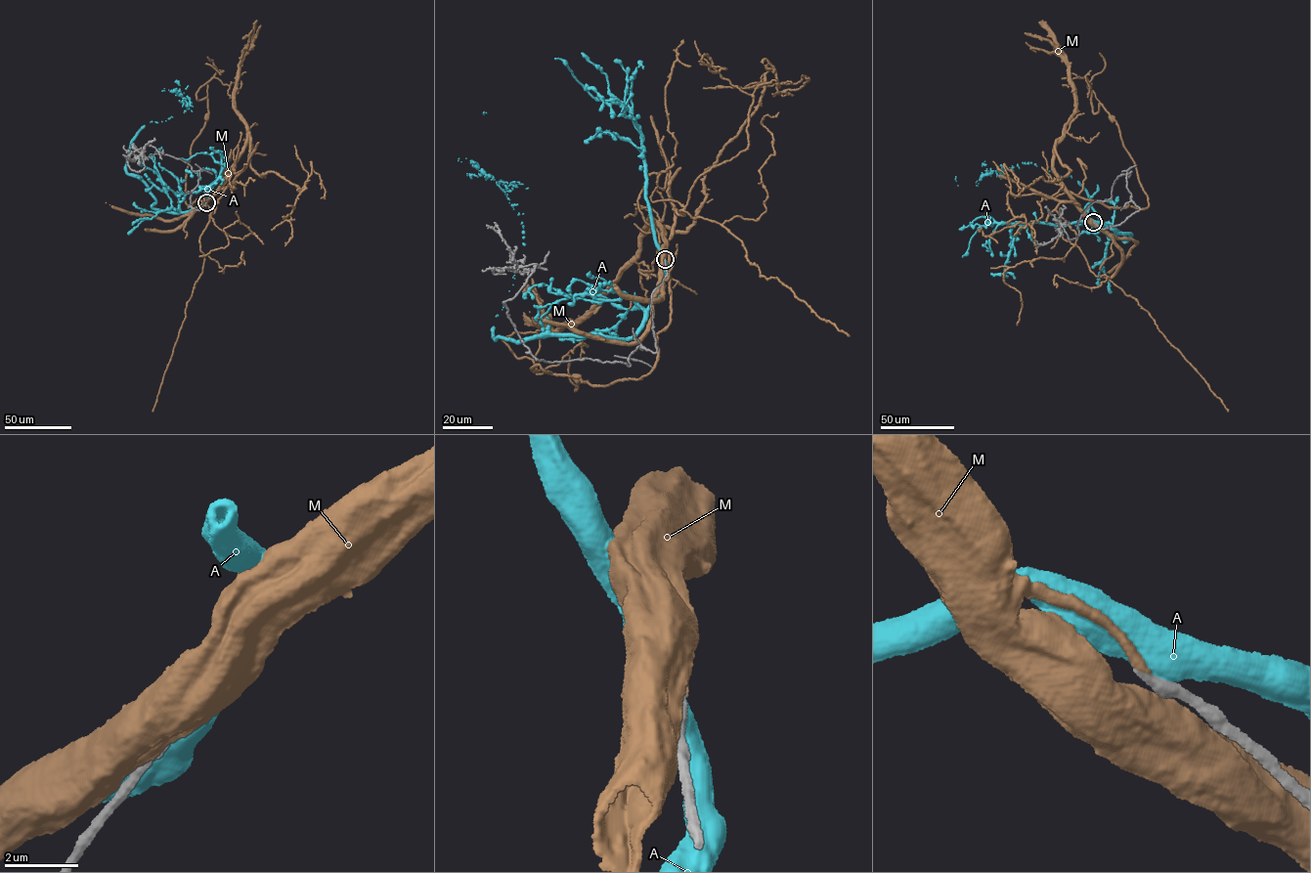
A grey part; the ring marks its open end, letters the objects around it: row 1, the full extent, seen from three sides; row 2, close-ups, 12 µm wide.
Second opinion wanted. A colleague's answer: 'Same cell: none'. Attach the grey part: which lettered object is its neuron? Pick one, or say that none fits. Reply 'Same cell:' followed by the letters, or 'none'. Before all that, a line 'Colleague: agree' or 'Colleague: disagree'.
Colleague: disagree
Same cell: M

